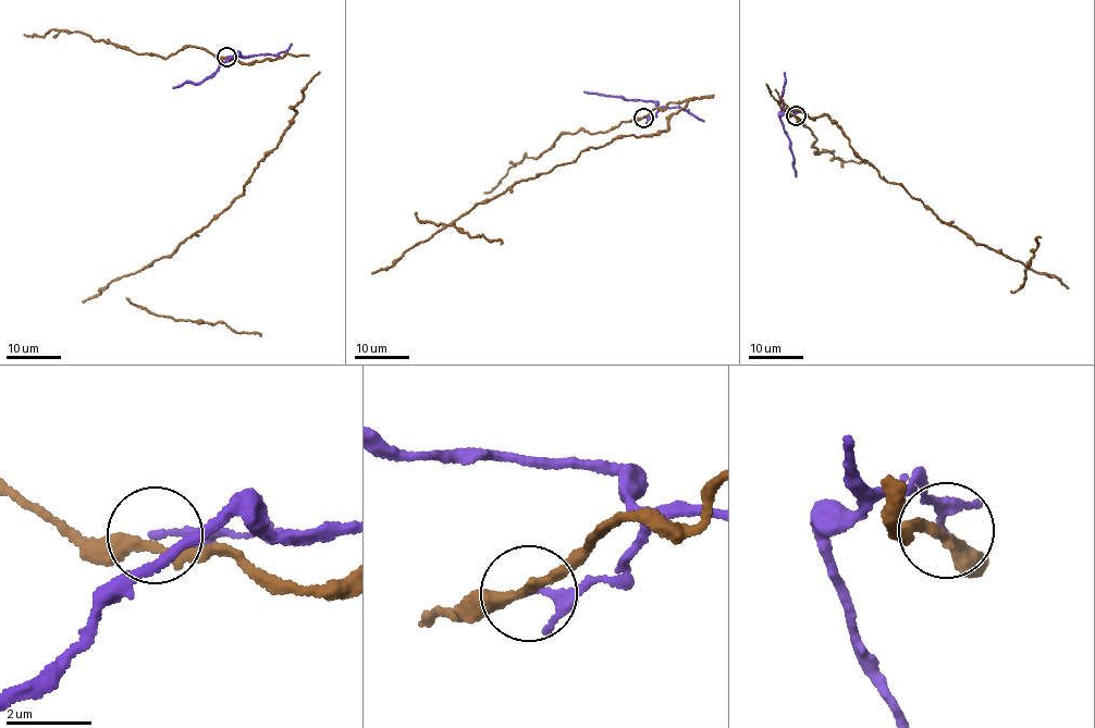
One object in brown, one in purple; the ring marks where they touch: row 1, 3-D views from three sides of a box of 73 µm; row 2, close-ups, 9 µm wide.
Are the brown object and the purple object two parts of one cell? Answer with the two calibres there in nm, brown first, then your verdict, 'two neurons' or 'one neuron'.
calibres 280 and 180 nm; two neurons

